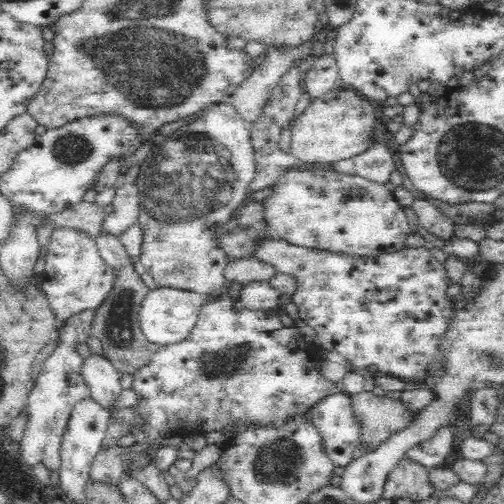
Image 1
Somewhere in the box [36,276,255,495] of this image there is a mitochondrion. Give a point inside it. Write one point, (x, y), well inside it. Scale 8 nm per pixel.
(118, 330)

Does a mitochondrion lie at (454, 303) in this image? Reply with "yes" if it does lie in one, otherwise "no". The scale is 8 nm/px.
no

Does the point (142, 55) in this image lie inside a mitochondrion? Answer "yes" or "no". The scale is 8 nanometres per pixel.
yes

